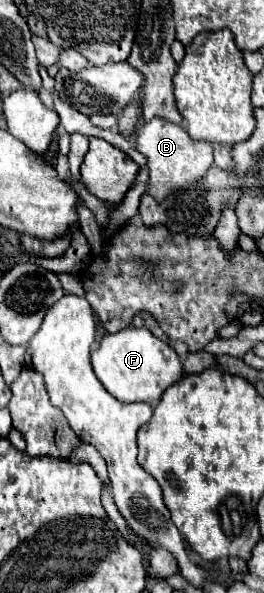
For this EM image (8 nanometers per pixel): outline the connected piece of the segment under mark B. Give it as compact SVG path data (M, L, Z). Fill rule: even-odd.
M153 118L149 124L137 130L137 150L147 158L147 192L157 202L163 202L169 194L179 188L197 186L213 166L213 146L209 142L191 140L183 126L171 124L163 118Z

